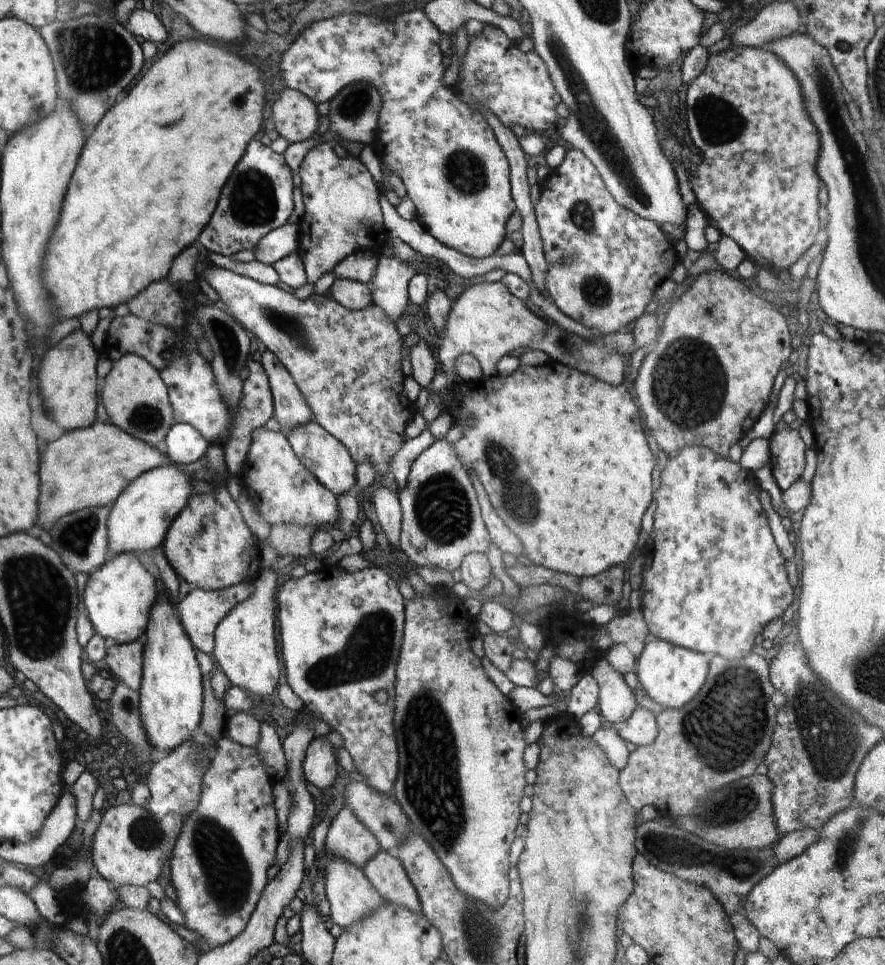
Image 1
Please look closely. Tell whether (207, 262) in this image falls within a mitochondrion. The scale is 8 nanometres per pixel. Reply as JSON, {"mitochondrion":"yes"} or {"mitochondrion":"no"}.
{"mitochondrion":"no"}

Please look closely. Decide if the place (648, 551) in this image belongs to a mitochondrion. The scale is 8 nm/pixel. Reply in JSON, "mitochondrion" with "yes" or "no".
{"mitochondrion":"no"}

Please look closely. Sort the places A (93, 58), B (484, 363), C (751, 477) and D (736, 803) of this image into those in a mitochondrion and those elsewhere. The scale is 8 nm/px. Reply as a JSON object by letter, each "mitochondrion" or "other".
{"A":"mitochondrion","B":"other","C":"other","D":"mitochondrion"}

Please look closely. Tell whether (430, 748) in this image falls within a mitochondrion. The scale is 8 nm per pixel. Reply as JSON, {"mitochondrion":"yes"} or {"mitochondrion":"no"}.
{"mitochondrion":"yes"}

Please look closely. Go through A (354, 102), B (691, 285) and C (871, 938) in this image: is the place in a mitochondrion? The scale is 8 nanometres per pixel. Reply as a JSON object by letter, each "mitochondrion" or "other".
{"A":"mitochondrion","B":"other","C":"other"}

